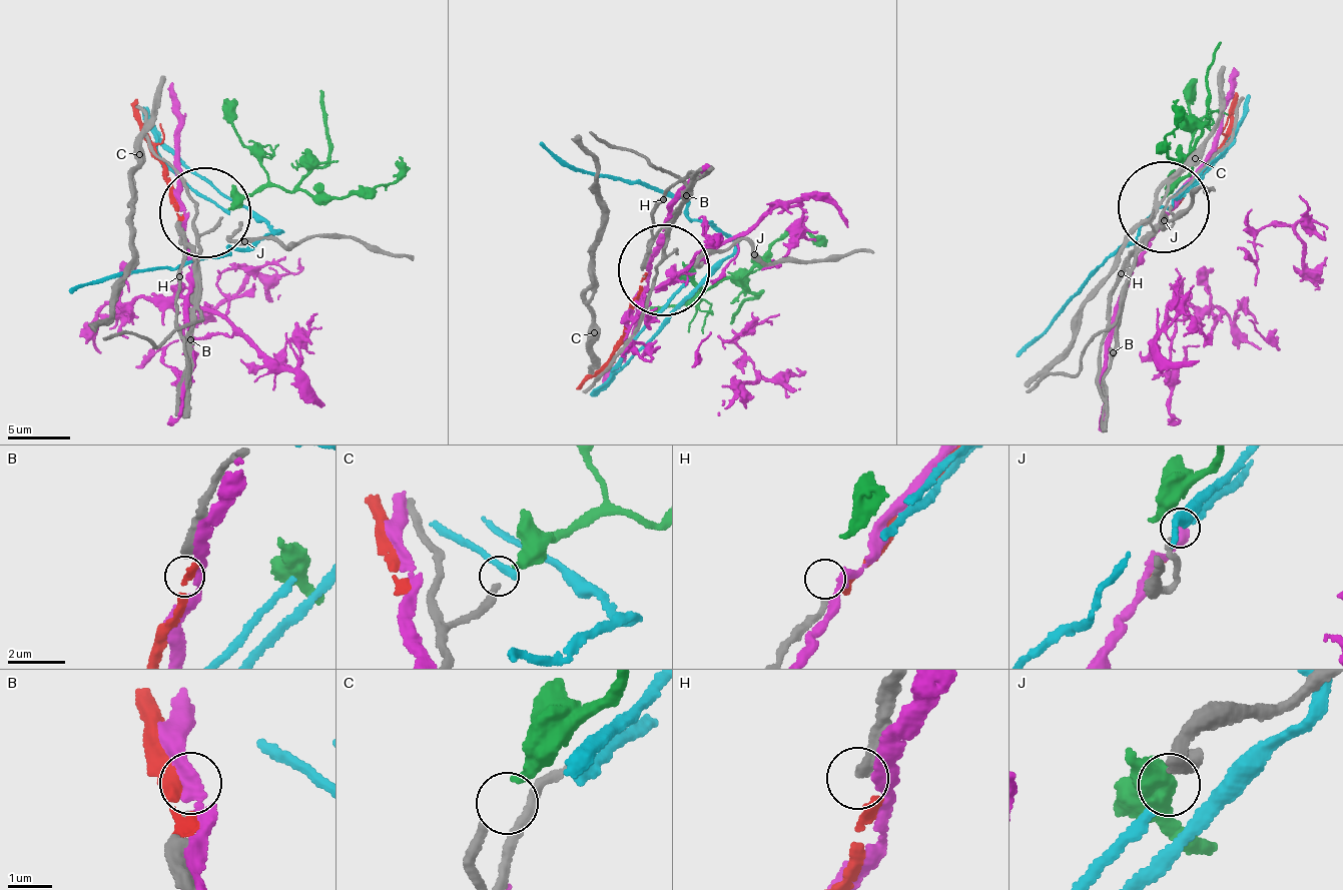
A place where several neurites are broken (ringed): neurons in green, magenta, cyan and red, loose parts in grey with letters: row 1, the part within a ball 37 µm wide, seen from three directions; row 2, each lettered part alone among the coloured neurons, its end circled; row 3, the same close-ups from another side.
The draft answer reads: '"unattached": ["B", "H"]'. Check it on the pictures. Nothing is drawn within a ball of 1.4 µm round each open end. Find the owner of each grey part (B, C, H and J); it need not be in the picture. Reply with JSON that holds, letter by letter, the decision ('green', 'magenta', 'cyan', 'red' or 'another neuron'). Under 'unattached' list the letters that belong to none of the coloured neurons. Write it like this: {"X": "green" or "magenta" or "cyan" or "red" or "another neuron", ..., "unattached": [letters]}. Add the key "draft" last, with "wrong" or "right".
{"B": "another neuron", "C": "green", "H": "another neuron", "J": "cyan", "unattached": ["B", "H"], "draft": "right"}

